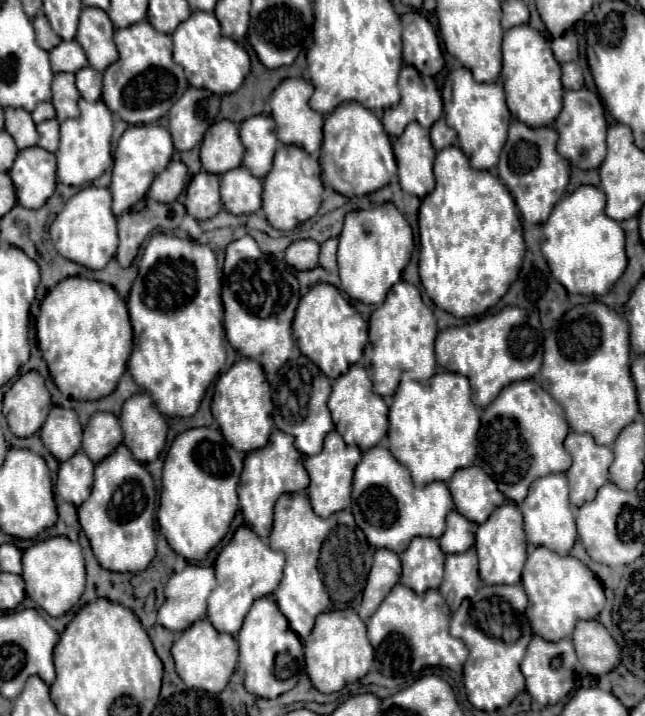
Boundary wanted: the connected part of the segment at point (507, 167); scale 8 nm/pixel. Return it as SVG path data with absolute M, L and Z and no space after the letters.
M518 120L510 124L508 142L500 154L498 162L498 178L512 192L518 212L528 224L544 224L548 220L552 208L564 196L568 180L570 180L570 164L556 152L556 130L552 126L528 128Z

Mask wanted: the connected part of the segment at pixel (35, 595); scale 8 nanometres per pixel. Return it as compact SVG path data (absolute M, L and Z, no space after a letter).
M54 536L32 544L22 556L22 578L26 582L26 594L50 616L62 616L82 596L86 584L84 556L78 544L66 536Z

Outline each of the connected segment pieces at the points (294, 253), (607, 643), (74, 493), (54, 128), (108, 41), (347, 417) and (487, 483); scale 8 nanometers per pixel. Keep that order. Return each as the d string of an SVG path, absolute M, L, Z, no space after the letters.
M298 240L286 248L286 262L296 270L312 270L318 266L320 244L314 240Z
M598 620L578 622L572 634L572 642L582 668L592 676L606 674L620 662L618 644Z
M76 452L76 456L60 464L56 494L74 506L80 506L84 500L88 500L88 492L92 488L92 472L94 464L88 460L88 456L84 456L84 452Z
M46 120L42 124L36 126L38 128L38 134L40 134L40 140L38 140L38 146L48 150L48 152L56 152L58 148L58 122L56 120Z
M84 8L78 22L76 42L84 48L88 62L96 70L108 68L118 56L114 40L114 24L102 8Z
M352 364L352 368L348 368L344 376L334 380L328 408L332 414L334 426L342 434L344 442L358 446L360 450L374 448L376 444L382 442L382 438L388 432L388 406L386 402L382 402L382 396L372 392L372 382L360 364Z
M480 466L460 468L448 482L448 490L456 510L476 524L488 520L492 510L506 502L504 494L496 488L496 482Z

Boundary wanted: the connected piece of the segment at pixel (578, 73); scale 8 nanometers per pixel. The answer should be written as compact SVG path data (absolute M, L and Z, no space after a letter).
M576 62L562 64L562 84L564 84L566 90L576 90L576 88L584 86L582 68Z

